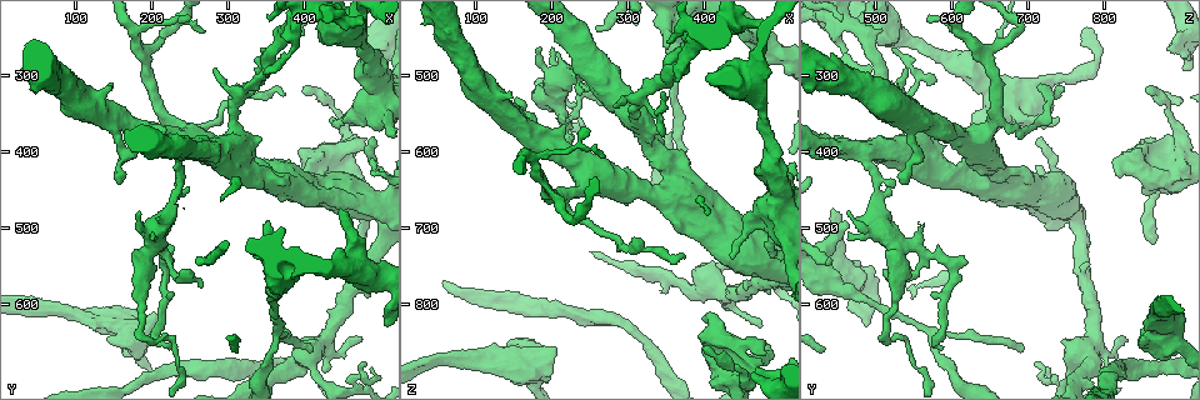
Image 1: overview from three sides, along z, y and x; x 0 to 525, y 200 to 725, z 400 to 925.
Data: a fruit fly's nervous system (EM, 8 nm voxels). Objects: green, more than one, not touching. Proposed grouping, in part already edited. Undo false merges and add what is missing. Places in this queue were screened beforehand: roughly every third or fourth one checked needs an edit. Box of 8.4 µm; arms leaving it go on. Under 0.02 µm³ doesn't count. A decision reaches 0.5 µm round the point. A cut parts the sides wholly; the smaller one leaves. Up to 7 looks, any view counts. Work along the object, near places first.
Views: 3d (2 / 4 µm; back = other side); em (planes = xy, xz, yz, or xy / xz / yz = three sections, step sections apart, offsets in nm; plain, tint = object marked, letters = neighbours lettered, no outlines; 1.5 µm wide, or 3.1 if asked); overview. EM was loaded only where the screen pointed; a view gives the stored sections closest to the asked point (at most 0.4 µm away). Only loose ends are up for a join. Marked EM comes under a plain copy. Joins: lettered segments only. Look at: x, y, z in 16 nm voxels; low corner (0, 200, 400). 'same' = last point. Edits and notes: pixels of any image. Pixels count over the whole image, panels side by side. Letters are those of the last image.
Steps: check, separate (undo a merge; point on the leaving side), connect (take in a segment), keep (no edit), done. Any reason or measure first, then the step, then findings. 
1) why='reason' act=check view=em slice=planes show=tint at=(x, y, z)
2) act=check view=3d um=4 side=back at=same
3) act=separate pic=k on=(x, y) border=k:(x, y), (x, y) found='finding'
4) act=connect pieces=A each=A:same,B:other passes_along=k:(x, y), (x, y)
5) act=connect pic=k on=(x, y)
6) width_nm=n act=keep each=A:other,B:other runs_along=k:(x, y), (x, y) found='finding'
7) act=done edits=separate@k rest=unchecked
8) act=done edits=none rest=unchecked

why='side arm on a straight run' act=check view=3d um=2 at=(360, 640, 580)

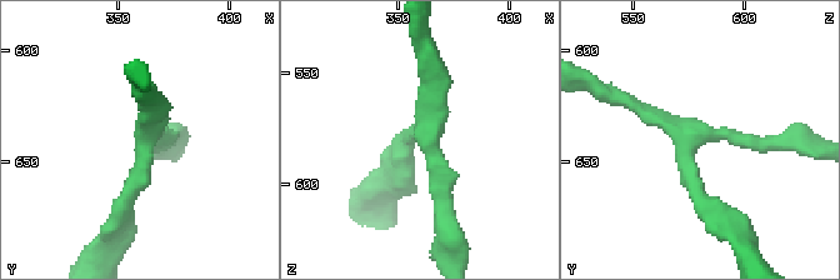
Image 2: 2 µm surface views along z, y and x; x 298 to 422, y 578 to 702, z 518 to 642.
arms=3 why='now the EM' act=check view=em slice=xz step=8 show=letters at=(362, 640, 575)

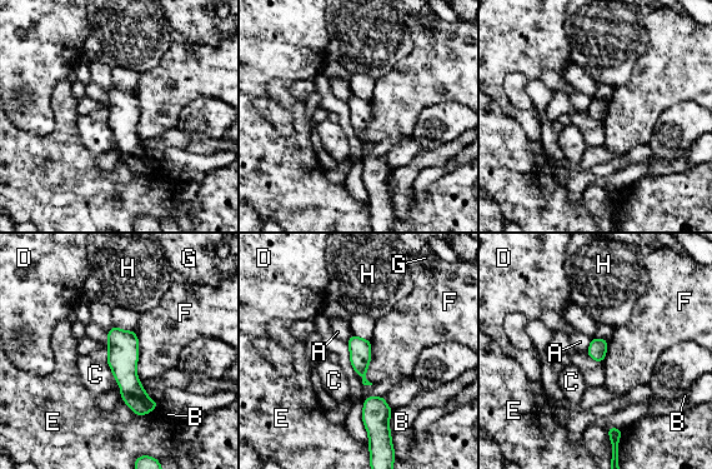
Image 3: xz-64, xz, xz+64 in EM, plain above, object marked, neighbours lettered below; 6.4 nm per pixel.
width_nm=120 act=keep each=A:other,B:other,C:other,D:other,E:other,F:other,G:other,H:other runs_along=3:(114, 330), (143, 412) found='continuous, no second neuron'

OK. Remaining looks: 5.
why='thick turns thin' act=check view=em slice=xy step=8 show=tint at=(360, 580, 460)

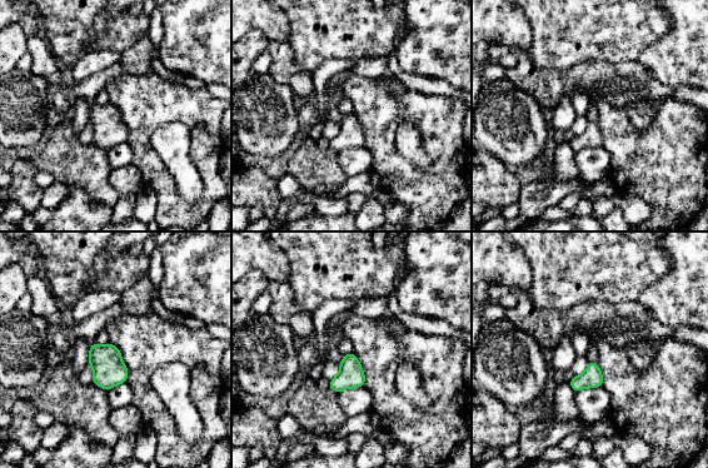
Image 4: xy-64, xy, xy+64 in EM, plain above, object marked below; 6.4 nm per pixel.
act=check view=em slice=planes show=letters at=same

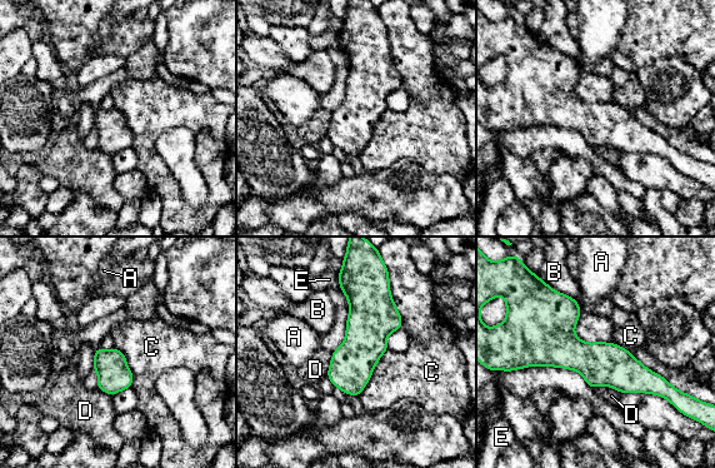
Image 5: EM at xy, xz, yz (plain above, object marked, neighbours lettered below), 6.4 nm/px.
act=keep each=A:other,B:other,C:other,D:other,E:other runs_along=5:(521, 350), (568, 350), (665, 386) found='one neuron here'

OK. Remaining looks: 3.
why='tapers out' act=check view=3d um=4 at=(475, 645, 825)

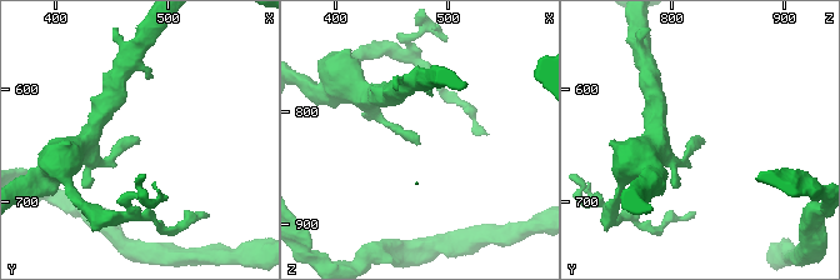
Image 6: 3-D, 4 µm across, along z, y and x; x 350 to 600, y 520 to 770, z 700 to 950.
act=check view=em slice=xy step=4 show=tint at=(476, 648, 826)

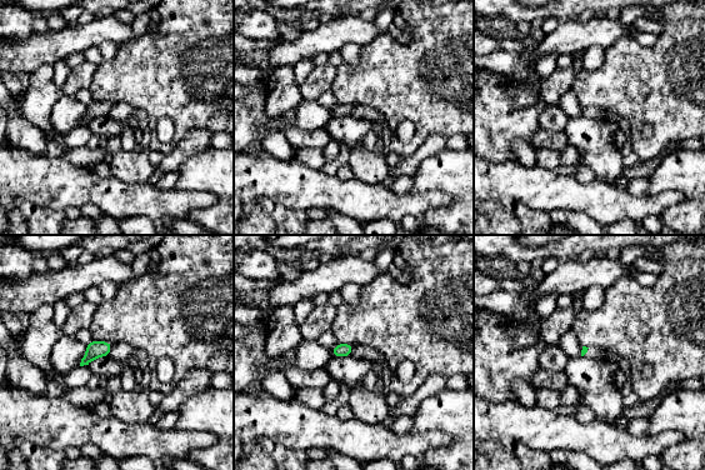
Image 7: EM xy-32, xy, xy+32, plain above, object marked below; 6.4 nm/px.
act=check view=em slice=xy step=4 show=letters at=same

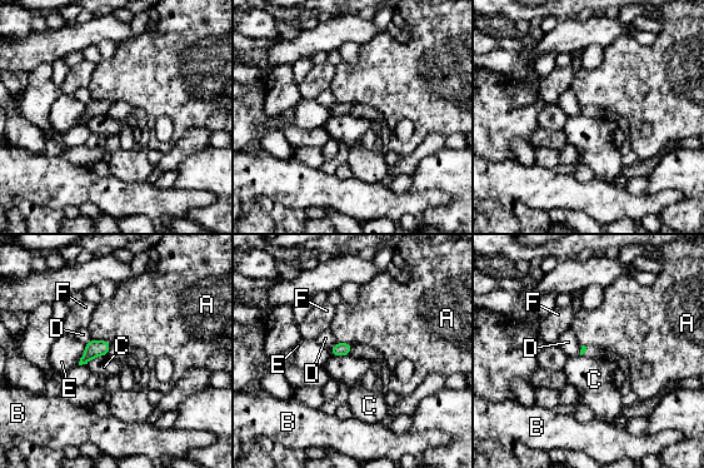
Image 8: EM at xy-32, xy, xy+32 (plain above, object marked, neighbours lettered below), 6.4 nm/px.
act=keep each=A:other,B:other,C:other,D:other,E:other,F:other border=8:(105, 354), (94, 357), (86, 364) found='none of them fits'

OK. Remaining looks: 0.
act=done edits=none rest=unchecked

